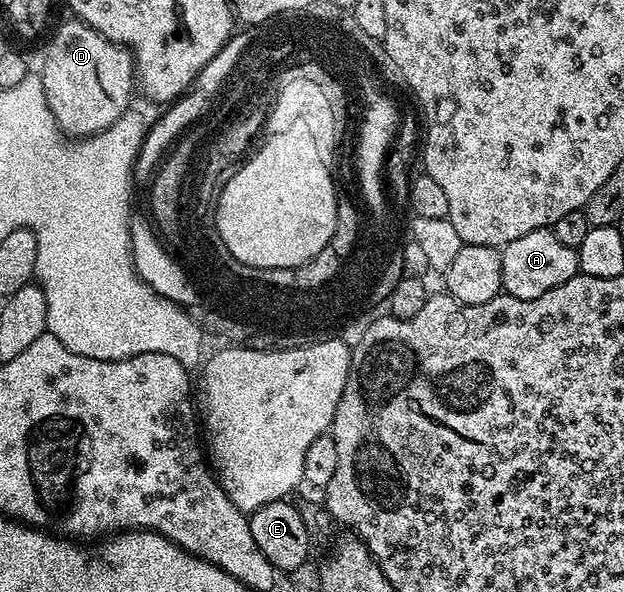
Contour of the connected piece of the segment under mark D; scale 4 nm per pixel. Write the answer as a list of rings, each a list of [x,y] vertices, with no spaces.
[[[70,19],[51,37],[47,45],[47,58],[43,61],[41,76],[47,106],[53,111],[55,121],[64,134],[75,139],[92,137],[94,133],[107,129],[113,119],[113,85],[129,85],[129,71],[135,71],[135,63],[130,49],[124,49],[121,45],[115,45],[105,38],[96,29],[86,25],[84,21]]]

